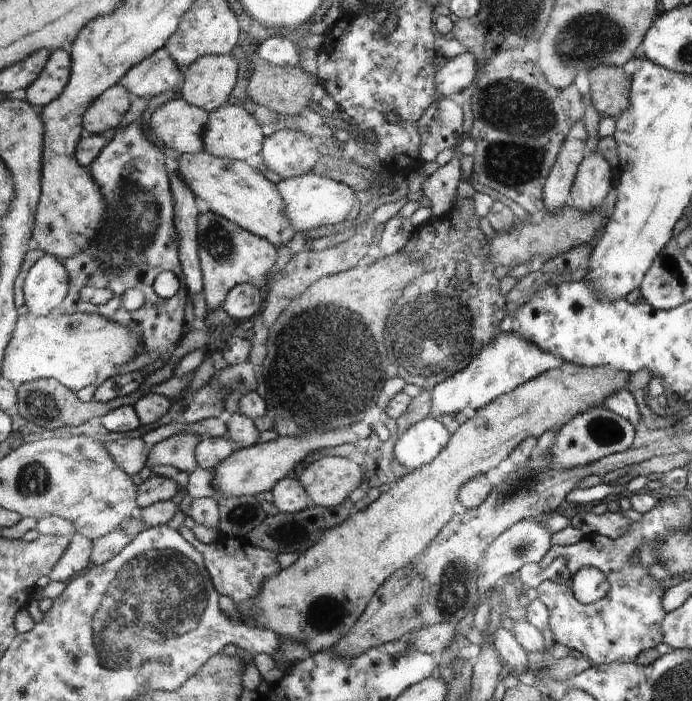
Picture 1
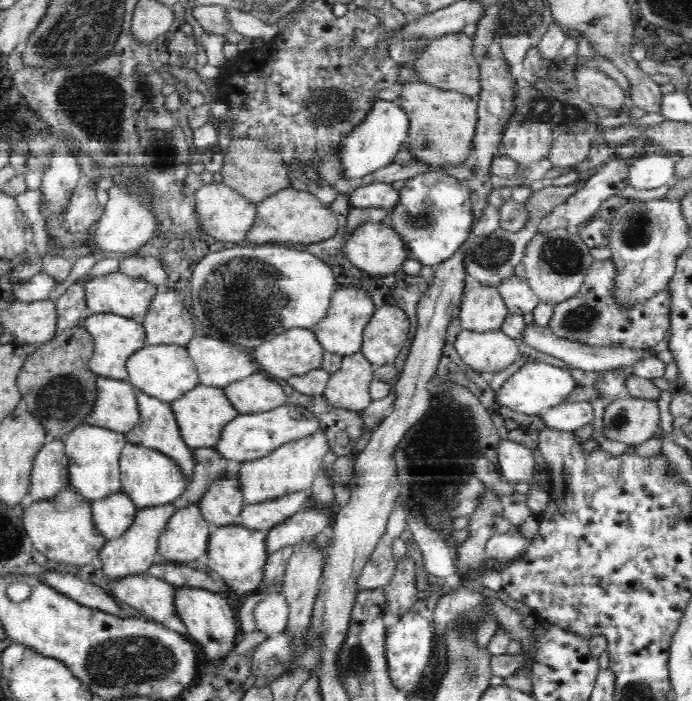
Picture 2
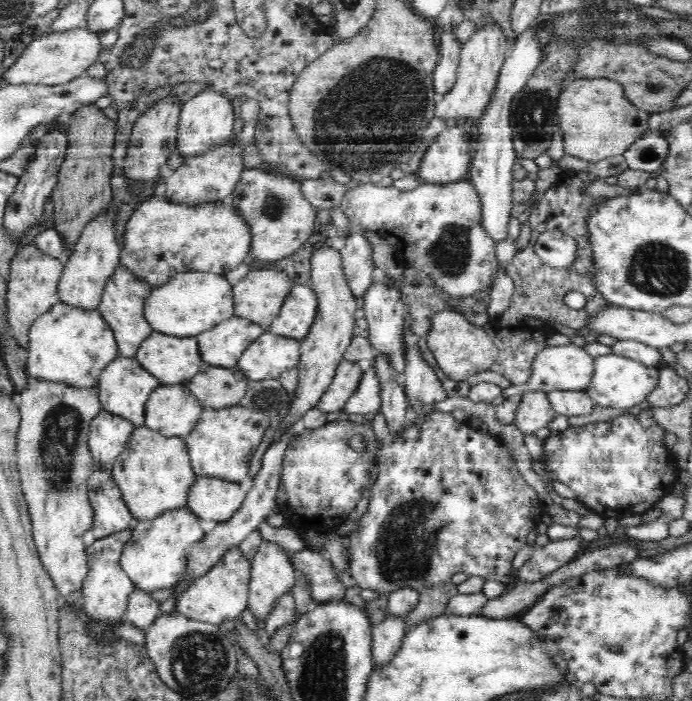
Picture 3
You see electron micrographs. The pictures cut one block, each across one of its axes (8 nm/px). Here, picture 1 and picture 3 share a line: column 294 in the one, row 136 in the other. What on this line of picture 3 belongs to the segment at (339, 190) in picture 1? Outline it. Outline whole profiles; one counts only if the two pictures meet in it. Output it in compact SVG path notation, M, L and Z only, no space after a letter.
M203 91L182 105L178 124L177 151L183 158L196 157L223 146L234 130L234 109L229 98L216 91Z

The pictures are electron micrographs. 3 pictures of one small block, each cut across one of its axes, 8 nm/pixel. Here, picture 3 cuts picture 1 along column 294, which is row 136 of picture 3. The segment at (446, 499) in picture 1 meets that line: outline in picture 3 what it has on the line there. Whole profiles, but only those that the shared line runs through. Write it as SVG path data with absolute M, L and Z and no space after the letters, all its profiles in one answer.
M571 78L560 94L557 114L564 153L590 164L624 155L642 134L650 130L651 114L630 103L622 84L608 78Z

